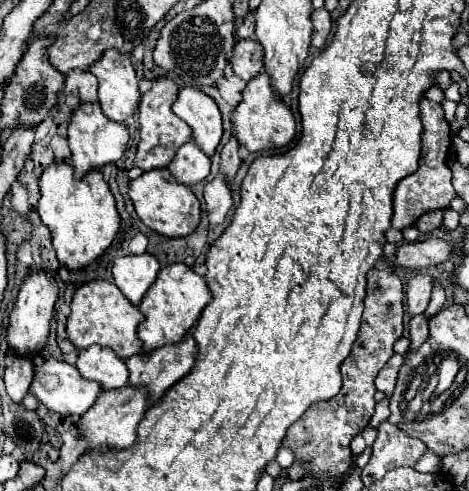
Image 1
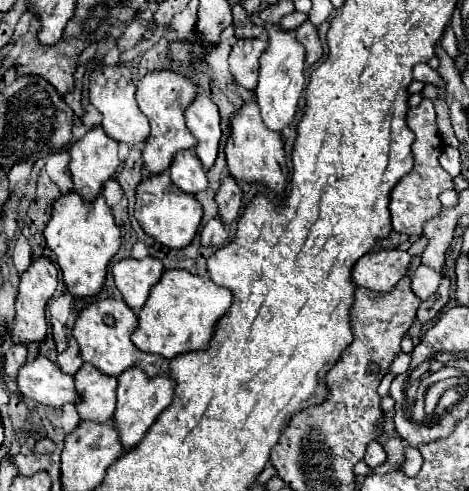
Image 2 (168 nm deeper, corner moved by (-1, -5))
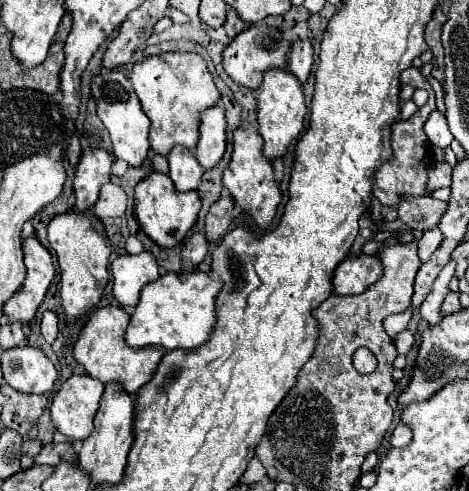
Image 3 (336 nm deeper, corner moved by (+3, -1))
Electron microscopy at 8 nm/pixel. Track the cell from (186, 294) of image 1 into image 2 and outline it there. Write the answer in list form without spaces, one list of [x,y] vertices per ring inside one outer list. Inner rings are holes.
[[[167,270],[155,288],[151,288],[151,296],[139,312],[139,326],[131,340],[139,350],[159,354],[167,360],[183,352],[203,350],[213,336],[215,322],[231,306],[231,298],[227,288],[213,284],[211,280],[189,274],[187,270]]]

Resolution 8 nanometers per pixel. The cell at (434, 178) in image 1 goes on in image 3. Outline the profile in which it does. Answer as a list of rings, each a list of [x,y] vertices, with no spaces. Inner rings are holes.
[[[407,68],[401,78],[407,78],[407,82],[413,88],[423,88],[429,92],[429,100],[423,108],[419,108],[409,120],[399,120],[393,124],[391,128],[391,146],[393,146],[393,158],[387,160],[377,172],[375,172],[375,184],[373,184],[373,194],[379,198],[381,204],[385,206],[393,206],[397,208],[399,204],[399,196],[401,194],[415,194],[421,196],[425,192],[425,184],[427,184],[427,168],[429,168],[429,140],[423,132],[423,124],[427,122],[429,114],[435,110],[435,94],[429,86],[429,82],[421,76],[421,72],[417,68]]]

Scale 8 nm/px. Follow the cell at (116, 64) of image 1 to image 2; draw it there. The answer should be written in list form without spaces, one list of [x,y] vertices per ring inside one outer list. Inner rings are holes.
[[[117,64],[117,66],[99,66],[91,72],[89,76],[89,98],[91,104],[101,112],[103,120],[101,126],[103,130],[115,138],[117,142],[139,142],[149,136],[149,120],[143,116],[143,112],[137,106],[135,100],[135,84],[131,80],[131,72],[127,66]]]

